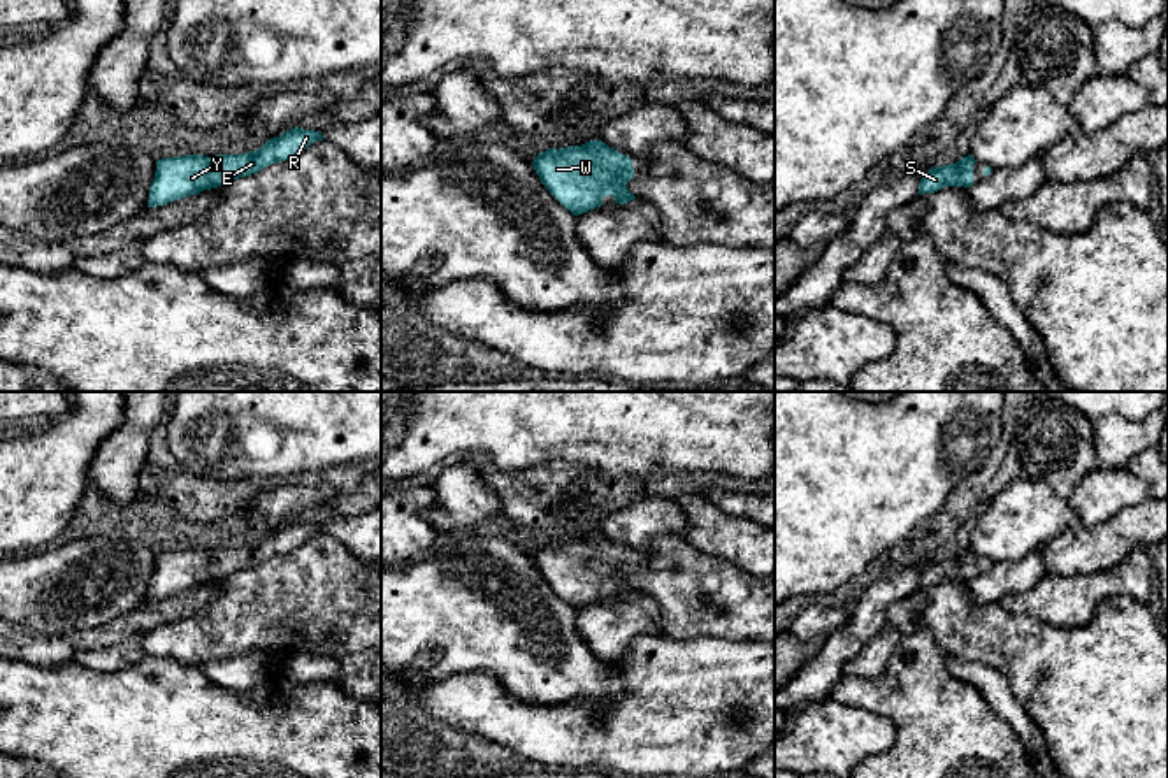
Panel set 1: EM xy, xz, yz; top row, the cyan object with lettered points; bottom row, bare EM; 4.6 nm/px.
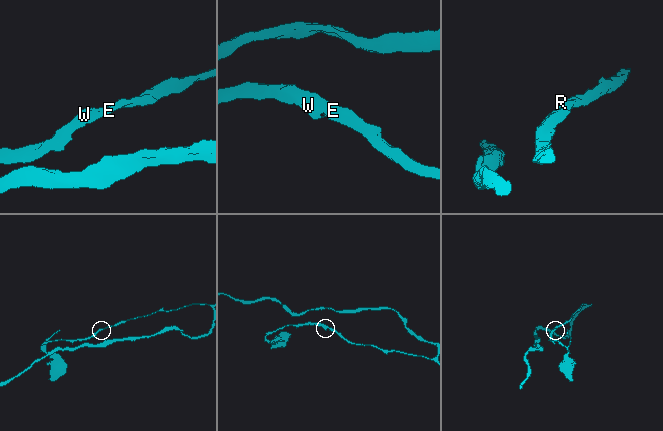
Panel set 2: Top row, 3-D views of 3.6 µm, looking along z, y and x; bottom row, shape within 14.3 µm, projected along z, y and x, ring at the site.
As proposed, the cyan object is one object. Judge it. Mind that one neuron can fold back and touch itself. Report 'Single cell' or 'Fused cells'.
Single cell

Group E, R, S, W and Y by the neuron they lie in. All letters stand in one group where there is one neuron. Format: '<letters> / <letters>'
E R S W Y

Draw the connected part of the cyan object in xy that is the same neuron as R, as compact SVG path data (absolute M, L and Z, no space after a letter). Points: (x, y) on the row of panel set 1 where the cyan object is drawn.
M295 126L267 140L260 149L242 155L162 158L156 162L148 207L165 205L204 190L225 186L272 163L290 160L316 140L323 140L321 132Z

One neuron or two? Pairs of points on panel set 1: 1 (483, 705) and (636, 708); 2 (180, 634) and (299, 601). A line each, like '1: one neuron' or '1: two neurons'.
1: one neuron
2: one neuron

